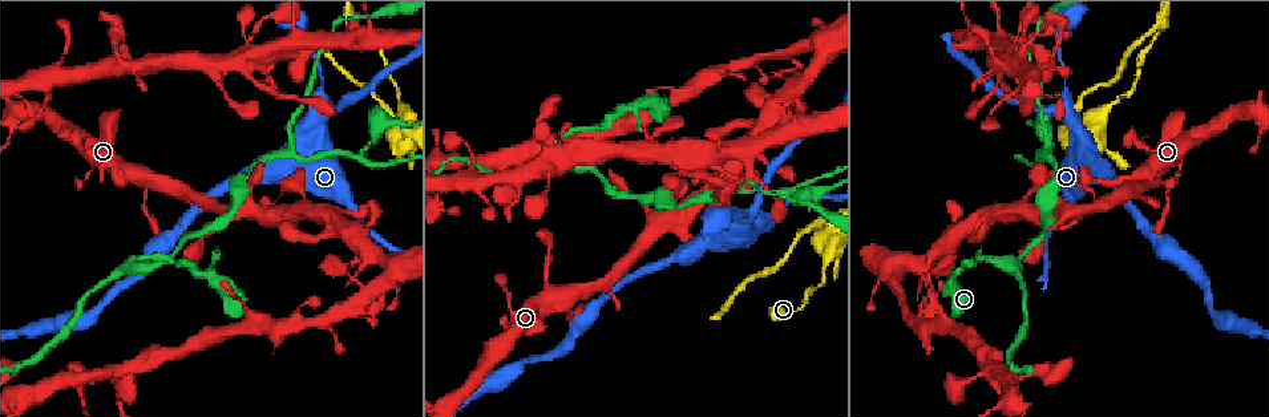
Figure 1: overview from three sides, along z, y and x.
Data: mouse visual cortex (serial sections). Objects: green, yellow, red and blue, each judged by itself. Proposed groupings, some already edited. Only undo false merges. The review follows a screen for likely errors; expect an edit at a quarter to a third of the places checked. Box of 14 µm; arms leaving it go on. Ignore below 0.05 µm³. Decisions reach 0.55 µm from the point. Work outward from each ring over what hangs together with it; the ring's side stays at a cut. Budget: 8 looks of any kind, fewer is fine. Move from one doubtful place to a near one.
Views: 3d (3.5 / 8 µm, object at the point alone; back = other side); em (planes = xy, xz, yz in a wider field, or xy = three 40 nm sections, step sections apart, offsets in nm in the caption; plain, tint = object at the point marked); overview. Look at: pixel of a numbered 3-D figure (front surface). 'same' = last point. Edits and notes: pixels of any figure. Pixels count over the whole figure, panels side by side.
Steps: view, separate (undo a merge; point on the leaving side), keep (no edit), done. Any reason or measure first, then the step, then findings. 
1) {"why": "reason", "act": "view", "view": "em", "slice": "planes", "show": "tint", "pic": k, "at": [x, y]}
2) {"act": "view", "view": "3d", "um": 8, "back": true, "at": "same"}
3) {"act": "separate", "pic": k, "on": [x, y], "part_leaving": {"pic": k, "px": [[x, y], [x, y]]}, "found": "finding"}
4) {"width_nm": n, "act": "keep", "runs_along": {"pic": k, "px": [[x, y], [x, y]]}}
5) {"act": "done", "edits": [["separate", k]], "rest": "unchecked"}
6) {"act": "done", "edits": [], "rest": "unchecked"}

{"why": "abrupt turn", "act": "view", "view": "3d", "um": 3.5, "pic": 1, "at": [130, 265]}

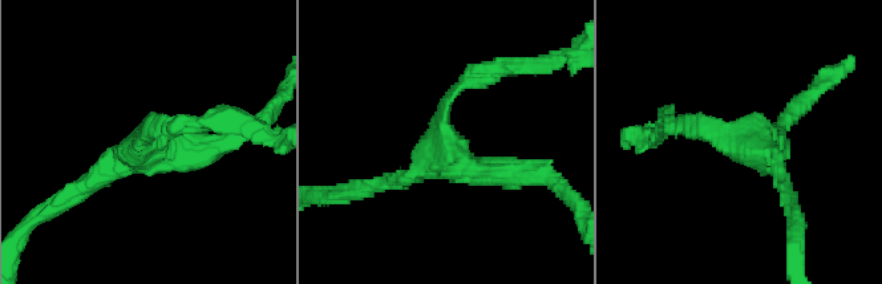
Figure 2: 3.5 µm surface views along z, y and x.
{"arm_widths_nm": [150, 200, 300], "act": "keep", "runs_along": {"pic": 2, "px": [[683, 125], [768, 150], [775, 141]]}, "found": "all the same cell"}

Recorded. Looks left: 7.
{"why": "narrows sharply", "act": "view", "view": "3d", "um": 3.5, "back": true, "pic": 1, "at": [322, 83]}

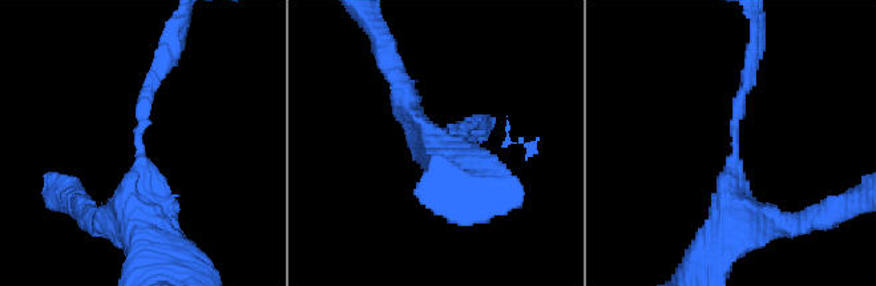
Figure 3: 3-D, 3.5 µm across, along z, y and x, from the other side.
{"act": "keep", "runs_along": {"pic": 3, "px": [[140, 226], [136, 132], [164, 63]]}, "found": "continuous, no second cell"}

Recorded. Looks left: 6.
{"why": "sharp bend", "act": "view", "view": "3d", "um": 3.5, "back": true, "pic": 1, "at": [1045, 152]}

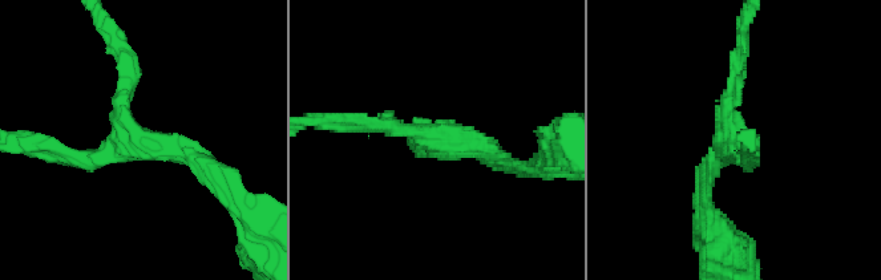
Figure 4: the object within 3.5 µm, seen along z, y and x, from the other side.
{"act": "view", "view": "em", "slice": "xy", "step": 5, "show": "tint", "pic": 4, "at": [139, 149]}

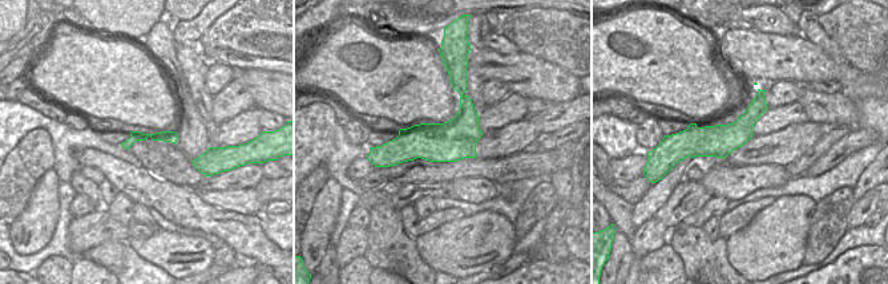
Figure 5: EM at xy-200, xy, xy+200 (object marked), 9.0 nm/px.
{"arm_widths_nm": [150, 200, 250], "act": "keep", "runs_along": {"pic": 4, "px": [[513, 165], [480, 145], [354, 125]]}, "found": "all the same cell"}

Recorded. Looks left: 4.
{"act": "done", "edits": [], "rest": "unchecked"}

